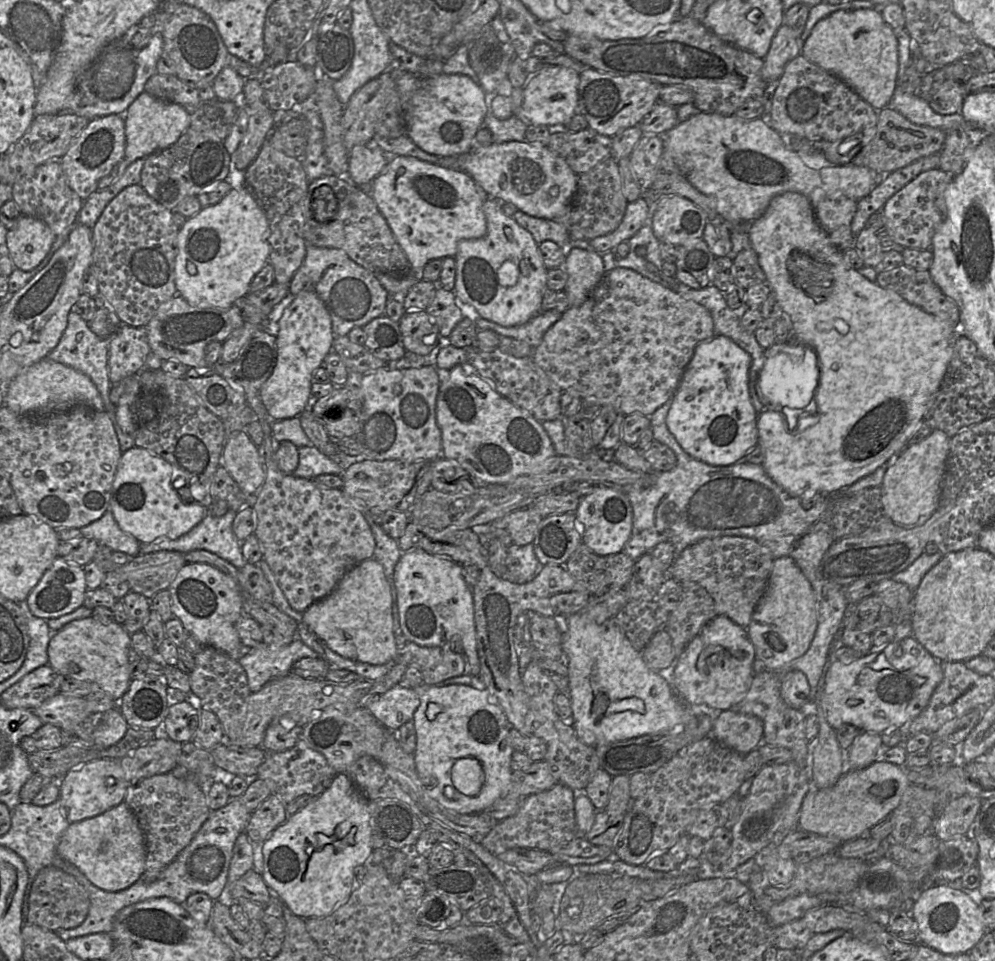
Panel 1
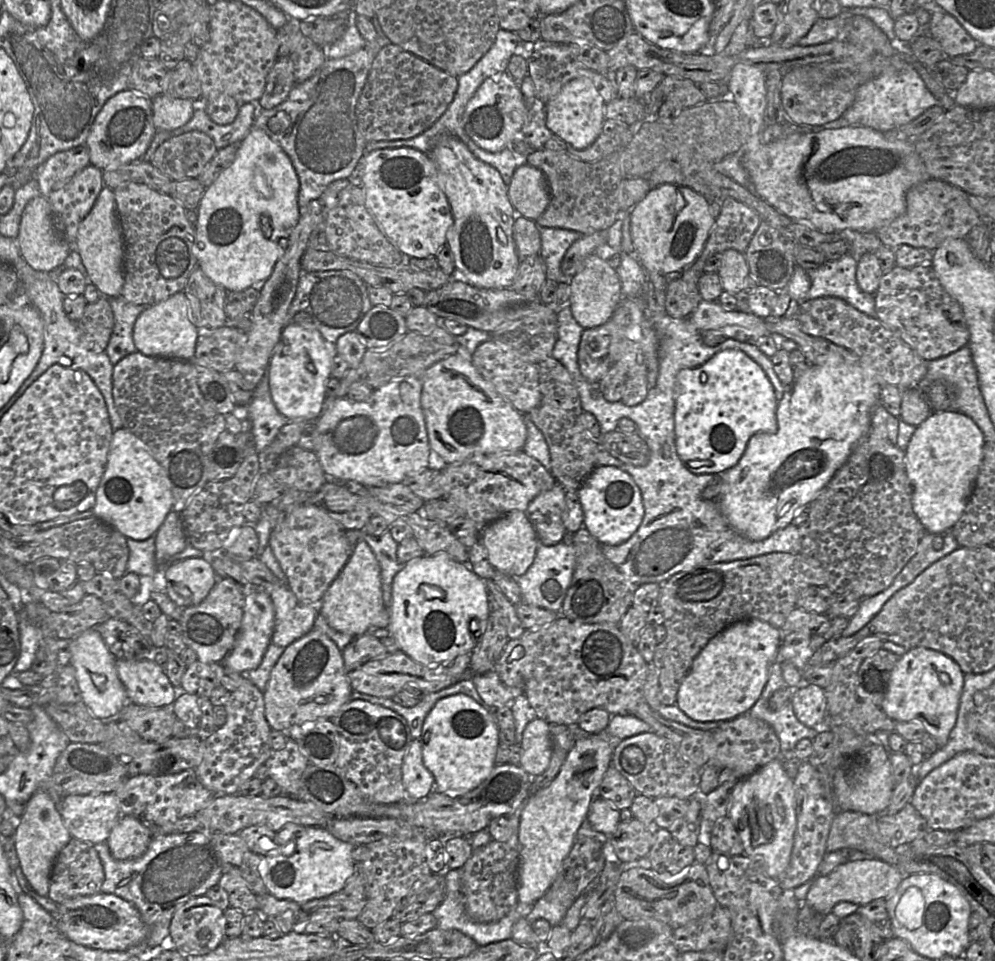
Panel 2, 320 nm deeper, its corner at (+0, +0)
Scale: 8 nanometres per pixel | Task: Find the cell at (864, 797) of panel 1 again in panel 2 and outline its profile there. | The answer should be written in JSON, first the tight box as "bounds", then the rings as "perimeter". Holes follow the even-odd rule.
{"bounds":[880,647,963,748],"perimeter":[[[925,647],[911,648],[899,657],[892,669],[880,708],[894,721],[921,723],[941,748],[956,723],[963,676],[960,666],[948,655]]]}

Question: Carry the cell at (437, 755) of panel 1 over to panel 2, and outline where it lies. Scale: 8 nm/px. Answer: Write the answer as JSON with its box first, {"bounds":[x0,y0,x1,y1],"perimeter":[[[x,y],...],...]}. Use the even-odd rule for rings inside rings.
{"bounds":[419,694,500,794],"perimeter":[[[465,694],[439,699],[425,717],[419,740],[423,764],[434,776],[433,791],[446,794],[467,793],[480,785],[496,765],[495,756],[500,744],[497,728],[488,709]]]}

